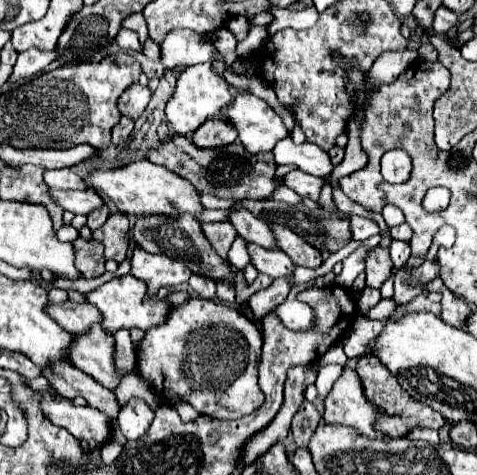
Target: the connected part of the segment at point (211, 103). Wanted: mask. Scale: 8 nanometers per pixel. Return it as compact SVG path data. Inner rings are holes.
M209 63L193 65L193 67L189 67L187 71L183 71L183 73L177 77L175 93L173 93L173 97L169 99L169 103L167 103L167 107L165 107L167 121L169 121L169 125L173 127L175 133L179 133L179 135L189 135L189 133L193 133L199 125L203 125L203 121L207 121L209 117L217 115L229 101L231 101L231 95L229 95L227 83L225 83L219 75L215 75L215 73L211 71L211 65L209 65Z

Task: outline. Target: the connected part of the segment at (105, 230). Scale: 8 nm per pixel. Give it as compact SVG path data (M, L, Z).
M123 213L111 215L97 233L93 231L93 239L105 245L105 258L121 263L126 259L129 248L129 219Z

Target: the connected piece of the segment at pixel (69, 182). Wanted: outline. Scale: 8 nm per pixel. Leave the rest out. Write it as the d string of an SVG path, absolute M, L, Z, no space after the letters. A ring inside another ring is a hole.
M55 169L55 171L45 171L45 183L53 189L87 189L85 181L75 175L71 169Z

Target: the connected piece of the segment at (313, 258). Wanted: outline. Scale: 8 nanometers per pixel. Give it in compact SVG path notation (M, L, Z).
M271 225L271 229L275 231L279 247L293 259L295 265L309 267L309 269L317 269L323 265L321 251L313 249L305 239L297 237L293 231L285 229L283 225Z

